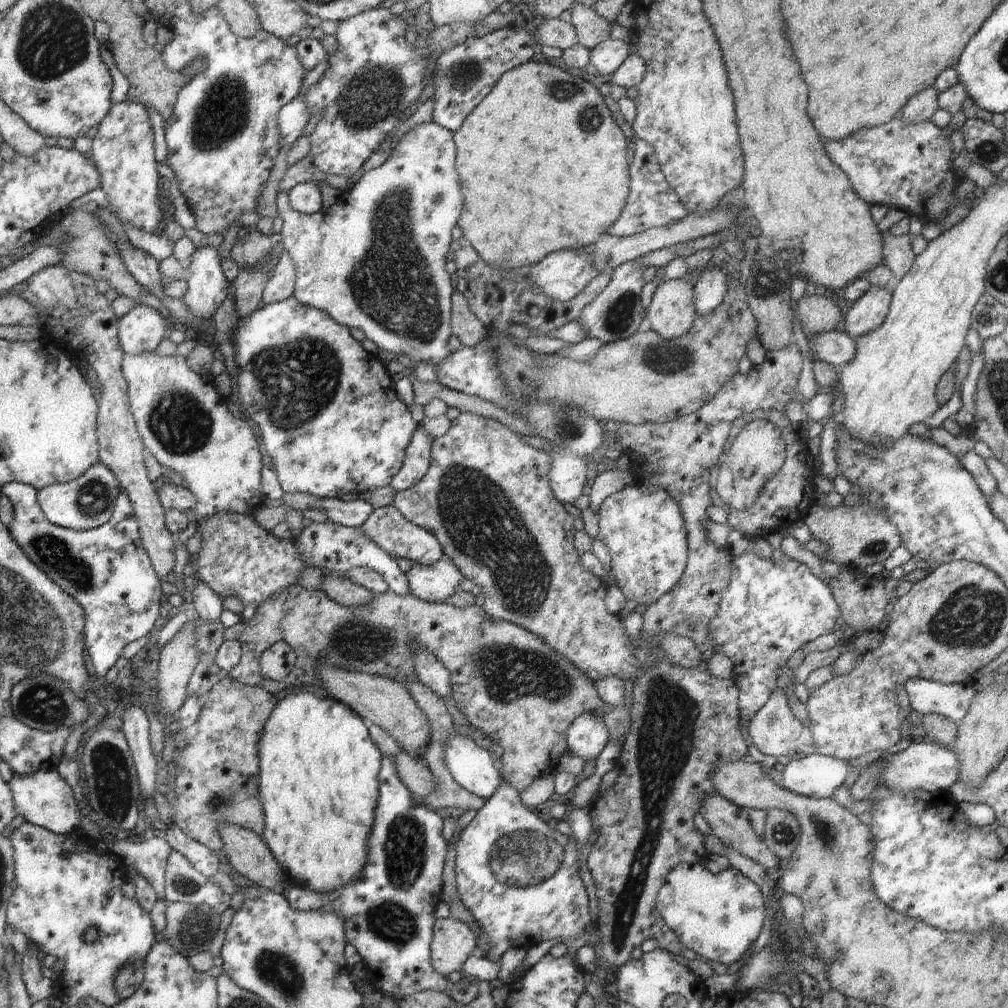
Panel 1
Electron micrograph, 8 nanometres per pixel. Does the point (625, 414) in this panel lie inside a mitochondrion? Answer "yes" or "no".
no

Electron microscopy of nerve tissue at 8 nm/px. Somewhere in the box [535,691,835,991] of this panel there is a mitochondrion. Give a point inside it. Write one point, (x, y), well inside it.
(782, 834)

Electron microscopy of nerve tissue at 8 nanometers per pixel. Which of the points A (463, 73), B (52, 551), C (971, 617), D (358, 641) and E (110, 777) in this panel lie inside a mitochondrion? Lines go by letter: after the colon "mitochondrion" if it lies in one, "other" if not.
A: mitochondrion
B: mitochondrion
C: mitochondrion
D: mitochondrion
E: mitochondrion

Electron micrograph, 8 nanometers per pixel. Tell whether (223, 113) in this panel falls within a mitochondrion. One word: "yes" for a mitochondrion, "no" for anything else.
yes

